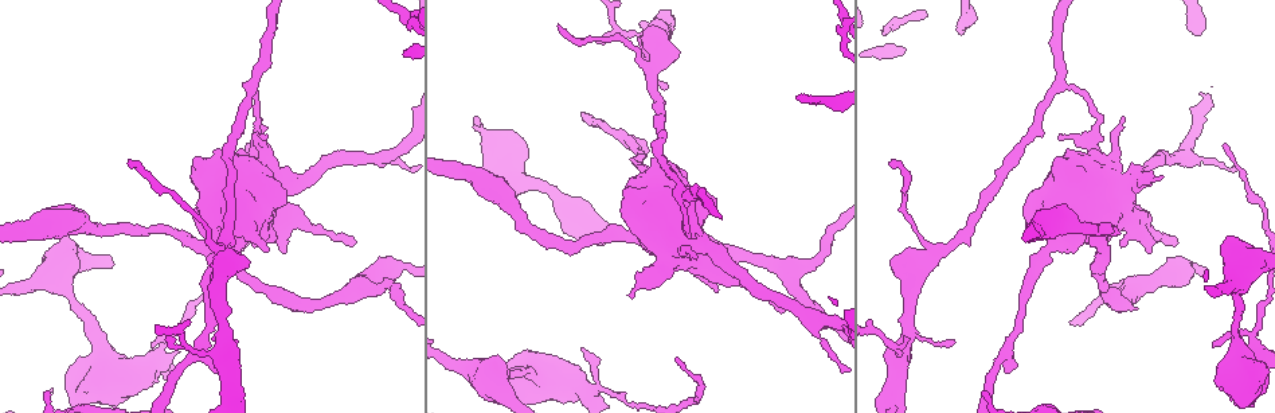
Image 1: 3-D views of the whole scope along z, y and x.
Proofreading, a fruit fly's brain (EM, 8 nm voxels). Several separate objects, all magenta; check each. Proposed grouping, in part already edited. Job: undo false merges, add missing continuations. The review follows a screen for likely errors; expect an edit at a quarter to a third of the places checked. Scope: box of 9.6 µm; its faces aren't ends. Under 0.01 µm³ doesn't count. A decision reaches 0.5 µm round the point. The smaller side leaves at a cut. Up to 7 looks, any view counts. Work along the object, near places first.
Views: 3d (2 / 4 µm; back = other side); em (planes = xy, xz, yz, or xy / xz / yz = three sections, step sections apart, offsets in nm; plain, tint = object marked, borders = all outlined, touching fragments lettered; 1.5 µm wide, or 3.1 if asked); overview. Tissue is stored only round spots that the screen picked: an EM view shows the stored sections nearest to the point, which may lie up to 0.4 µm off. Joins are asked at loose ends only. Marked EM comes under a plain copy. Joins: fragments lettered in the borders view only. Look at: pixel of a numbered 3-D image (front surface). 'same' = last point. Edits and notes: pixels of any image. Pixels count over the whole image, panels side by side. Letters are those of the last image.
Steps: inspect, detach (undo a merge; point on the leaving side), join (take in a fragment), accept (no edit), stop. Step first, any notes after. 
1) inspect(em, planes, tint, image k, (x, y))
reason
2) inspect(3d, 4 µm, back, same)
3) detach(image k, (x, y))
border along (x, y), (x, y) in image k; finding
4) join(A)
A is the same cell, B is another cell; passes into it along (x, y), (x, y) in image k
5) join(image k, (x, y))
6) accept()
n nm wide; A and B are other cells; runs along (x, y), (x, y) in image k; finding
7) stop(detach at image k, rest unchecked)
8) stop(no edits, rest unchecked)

inspect(3d, 2 µm, image 1, (46, 390))
an open end

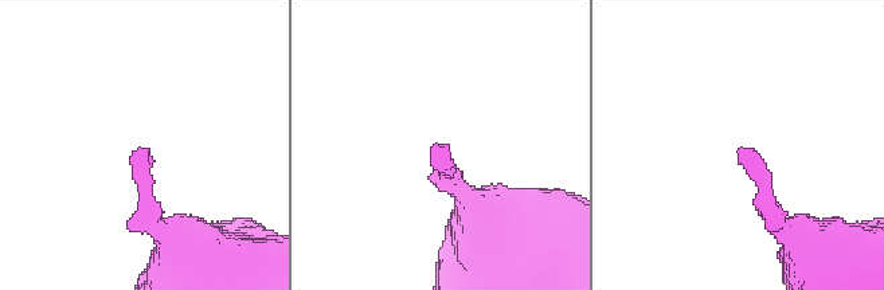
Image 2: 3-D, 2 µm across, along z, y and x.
inspect(em, xz, step 4, tint, image 2, (736, 151))

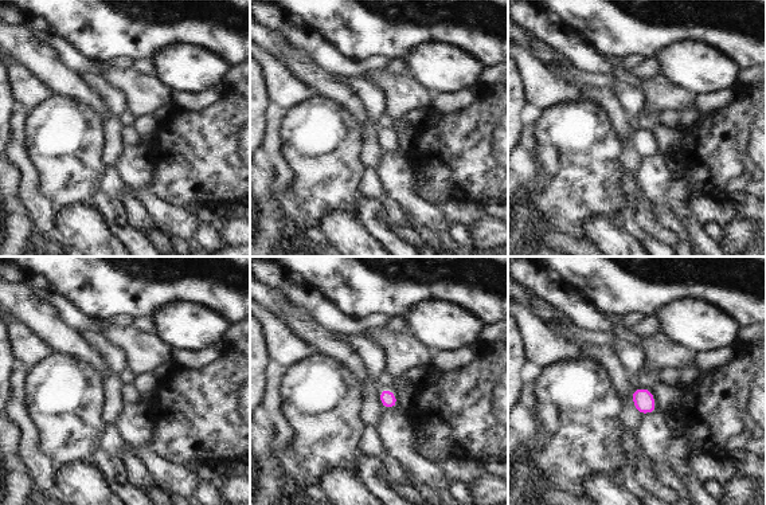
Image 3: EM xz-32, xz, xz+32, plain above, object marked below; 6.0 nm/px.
inspect(em, planes, borders, same)
another direction

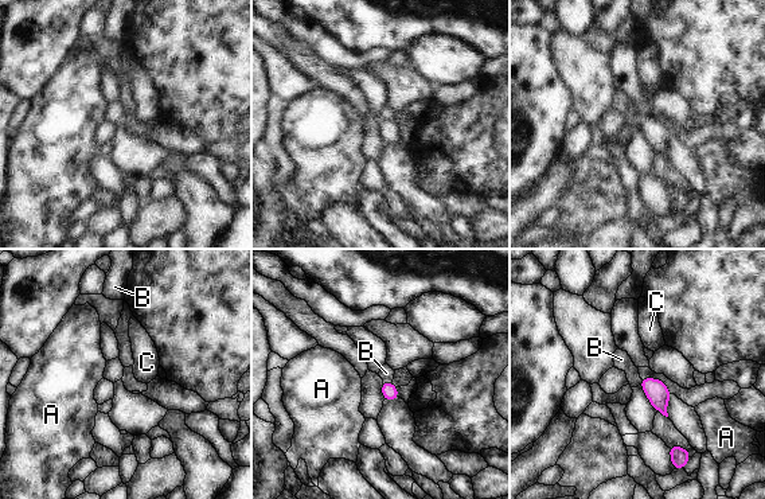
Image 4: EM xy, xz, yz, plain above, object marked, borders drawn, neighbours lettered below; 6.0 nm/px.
accept()
A, B and C are other cells; border along (382, 378), (391, 382) in image 4; no lettered fragment goes on from it

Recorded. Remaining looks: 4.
inspect(em, planes, borders, image 1, (169, 339))
free end

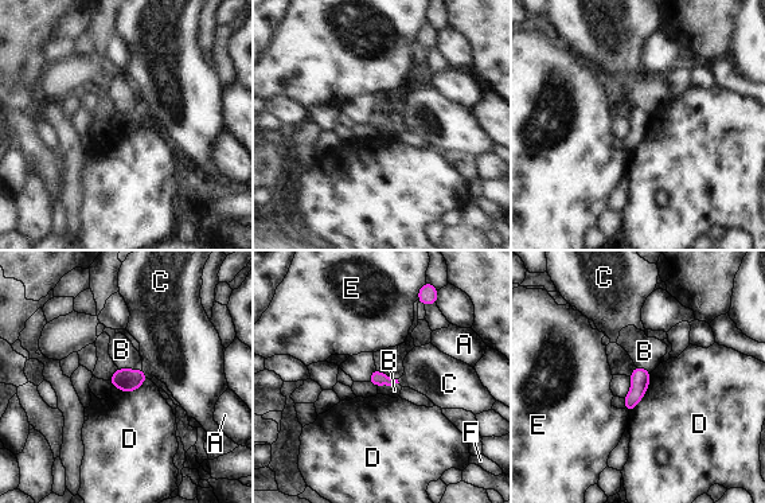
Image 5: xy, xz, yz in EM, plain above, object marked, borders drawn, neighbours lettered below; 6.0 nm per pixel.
accept()
A, B, C, D, E and F are other cells; border along (651, 373), (646, 394), (629, 413) in image 5; no lettered fragment goes on from it

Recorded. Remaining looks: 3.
inspect(3d, 4 µm, image 1, (197, 161))
stops while still wide

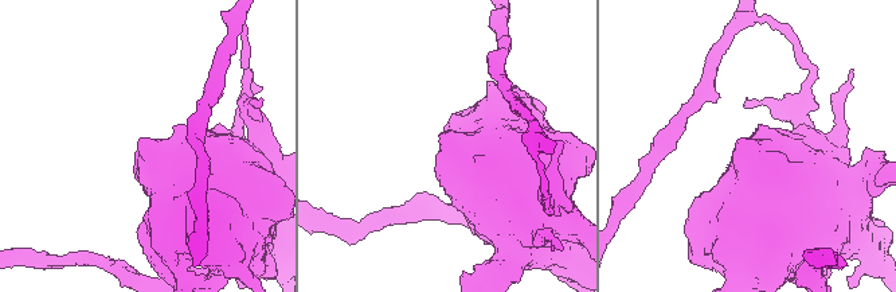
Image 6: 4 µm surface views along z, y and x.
inspect(em, planes, tint, image 6, (439, 135))

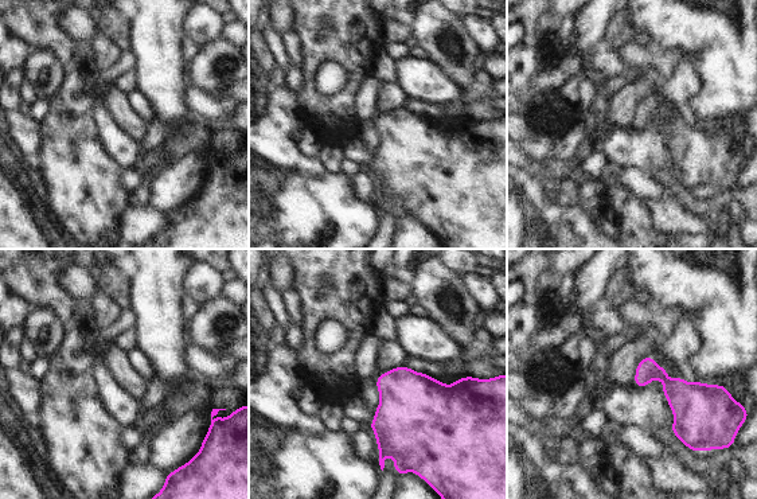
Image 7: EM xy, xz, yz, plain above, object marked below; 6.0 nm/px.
inspect(em, planes, borders, same)
what lies round it

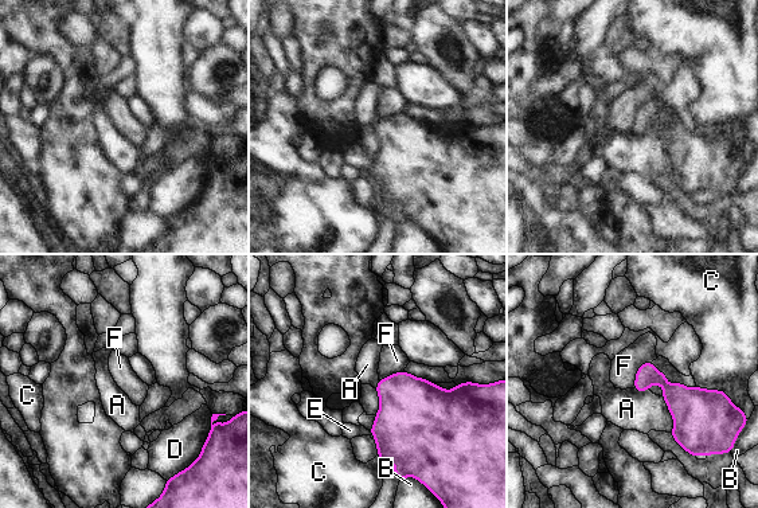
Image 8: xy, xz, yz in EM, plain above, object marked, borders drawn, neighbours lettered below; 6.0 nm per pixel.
accept()
A, B, C, D, E and F are other cells; border along (652, 359), (637, 368), (632, 387) in image 8; none of them fits

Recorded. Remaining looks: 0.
stop(no edits, rest unchecked)

